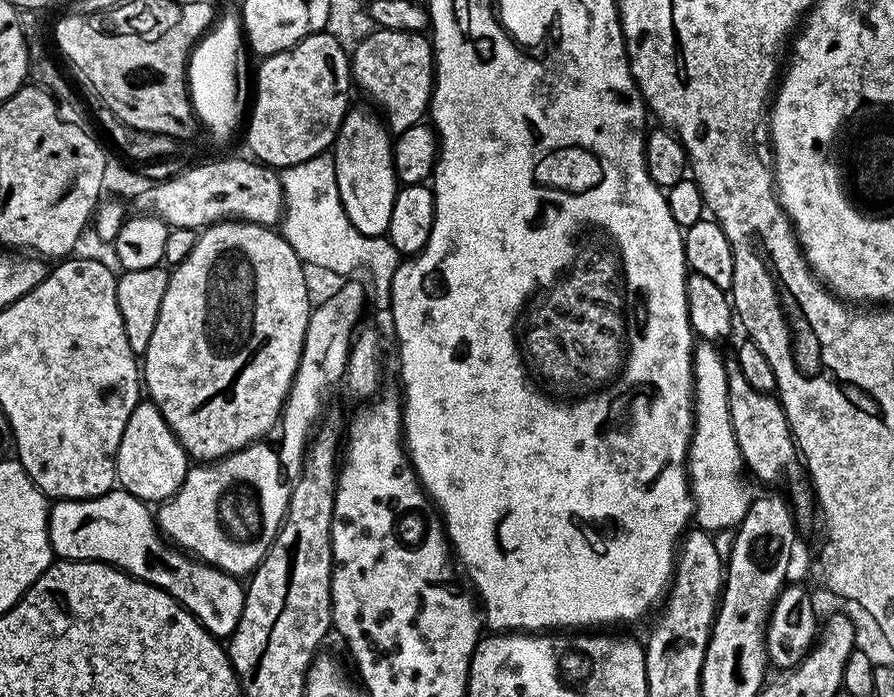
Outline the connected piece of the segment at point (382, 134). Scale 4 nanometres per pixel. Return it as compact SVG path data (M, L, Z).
M356 107L347 112L340 134L336 137L334 159L338 192L346 215L354 229L362 235L374 237L384 236L388 231L390 210L394 210L398 181L392 161L393 137L382 123L381 117L375 111L372 112L363 112Z

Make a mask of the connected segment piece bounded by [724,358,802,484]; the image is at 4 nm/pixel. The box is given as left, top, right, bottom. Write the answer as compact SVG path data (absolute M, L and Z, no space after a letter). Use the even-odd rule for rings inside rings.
M734 358L725 359L728 375L728 409L730 422L734 430L734 438L738 442L738 450L744 459L745 469L752 472L764 484L780 484L784 476L788 480L796 480L802 476L802 464L798 459L798 449L792 432L788 428L788 419L784 407L775 395L759 392L742 378L742 370Z

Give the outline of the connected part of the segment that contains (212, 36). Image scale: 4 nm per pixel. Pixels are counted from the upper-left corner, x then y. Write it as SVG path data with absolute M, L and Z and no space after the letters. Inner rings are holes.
M232 12L226 13L217 24L205 33L203 39L192 49L188 58L188 91L192 100L192 108L196 112L199 123L208 128L213 138L220 144L228 143L232 136L241 129L243 123L242 104L236 90L236 68L240 56L240 44L242 48L242 24L239 15Z

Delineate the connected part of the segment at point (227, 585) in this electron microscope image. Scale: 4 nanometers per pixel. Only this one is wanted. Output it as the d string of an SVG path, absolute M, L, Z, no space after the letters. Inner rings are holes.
M113 490L89 500L55 501L48 509L48 533L59 559L97 560L162 589L214 637L231 637L238 618L242 618L245 585L229 572L205 564L169 542L156 523L153 509L134 494Z

